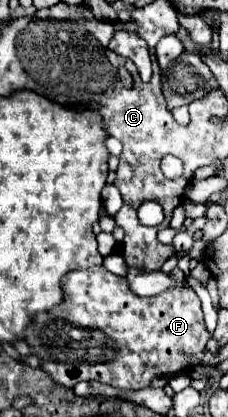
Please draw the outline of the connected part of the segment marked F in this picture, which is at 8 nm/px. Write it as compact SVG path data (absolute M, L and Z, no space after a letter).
M95 267L95 269L83 269L83 271L71 271L71 273L67 273L63 277L63 289L65 289L63 303L57 305L57 307L53 307L47 313L39 313L37 315L37 323L31 323L27 327L27 333L25 333L25 341L37 351L37 357L41 359L41 369L53 381L59 381L61 385L67 385L67 387L73 387L79 381L99 381L99 383L105 383L105 385L111 385L111 387L117 387L117 389L139 391L139 389L149 387L151 379L155 379L157 375L175 375L175 373L181 373L181 371L191 369L193 367L191 365L191 359L195 359L199 363L205 363L207 361L207 349L205 349L205 345L211 339L211 333L205 329L201 301L199 301L199 297L197 297L195 291L191 291L191 289L171 289L171 291L159 293L155 297L139 297L139 295L135 295L129 289L129 283L127 283L125 277L117 277L117 275L109 273L105 267Z

